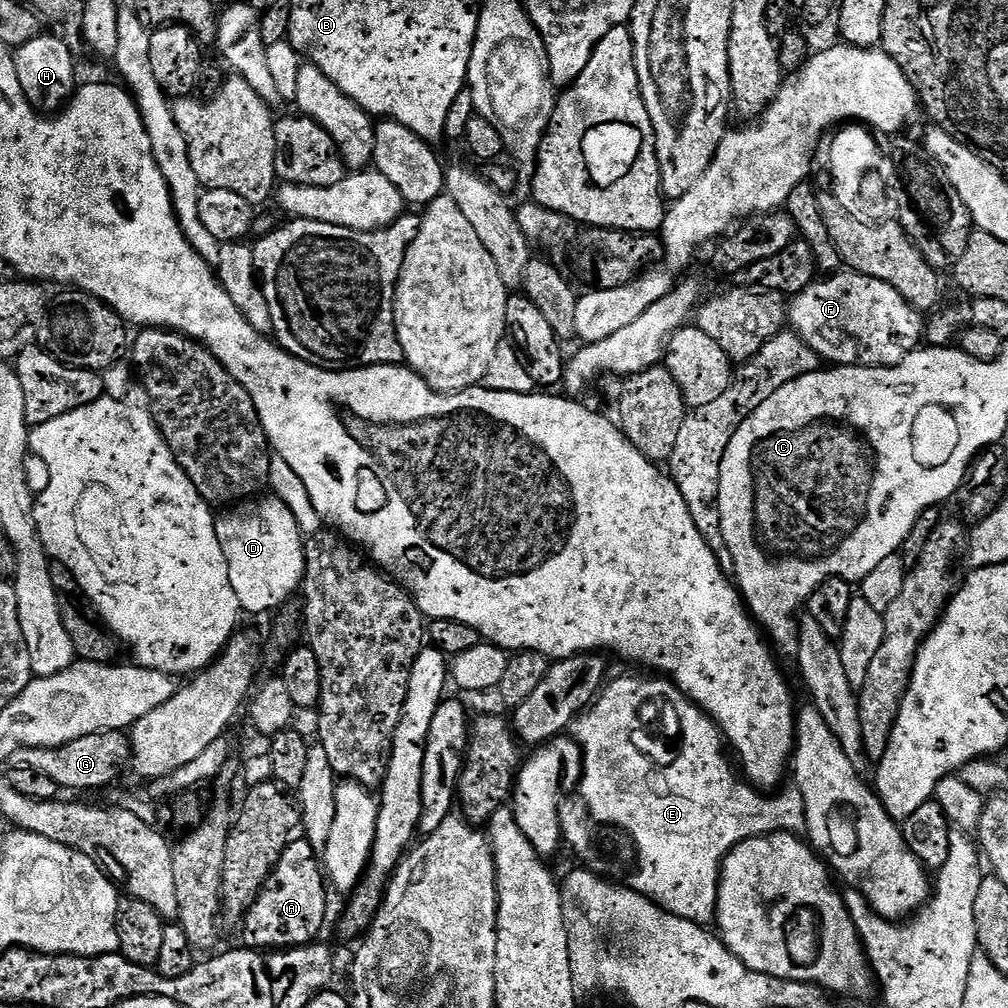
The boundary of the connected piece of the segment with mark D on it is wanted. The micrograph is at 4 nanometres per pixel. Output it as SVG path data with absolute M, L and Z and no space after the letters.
M268 495L242 500L216 516L218 546L222 546L222 554L226 554L230 586L234 586L234 594L238 594L238 602L245 613L275 613L301 591L304 583L305 533L292 513L291 503Z

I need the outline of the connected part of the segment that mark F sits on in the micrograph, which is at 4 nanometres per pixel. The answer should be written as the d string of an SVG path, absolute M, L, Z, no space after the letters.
M841 270L827 278L817 279L806 290L790 300L790 328L832 366L854 368L889 368L901 364L909 354L921 347L926 336L925 317L886 282L863 276L860 272Z

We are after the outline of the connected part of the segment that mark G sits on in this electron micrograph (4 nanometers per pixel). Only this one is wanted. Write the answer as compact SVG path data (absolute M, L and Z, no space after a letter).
M123 731L99 732L86 735L64 747L21 748L14 753L14 760L19 767L26 767L54 780L58 787L68 790L96 790L112 783L131 759L131 741Z

